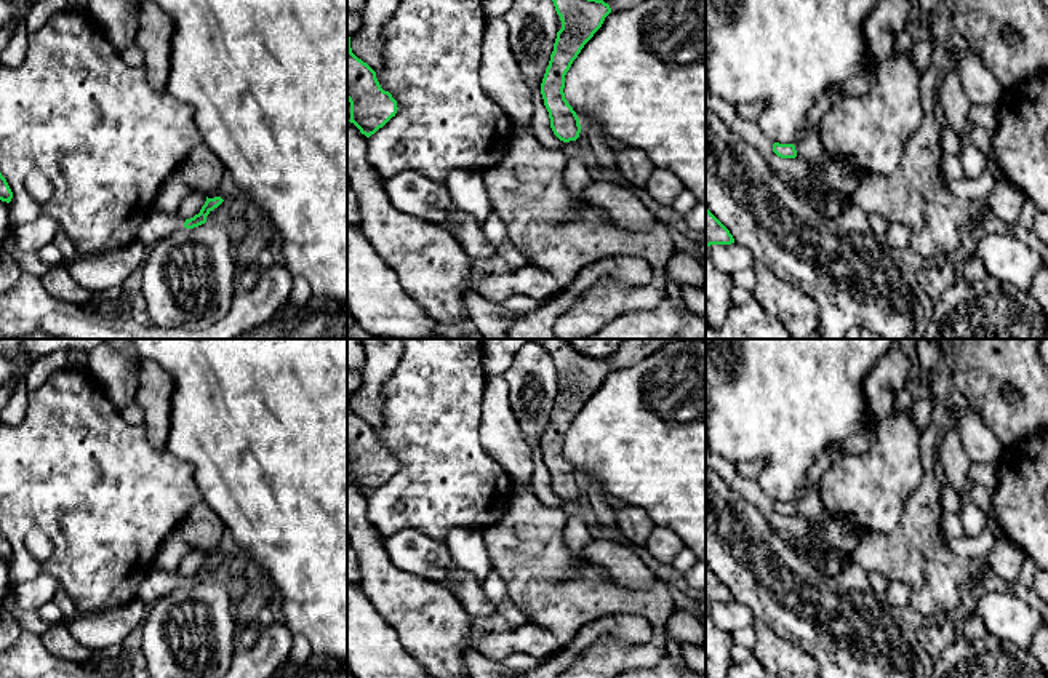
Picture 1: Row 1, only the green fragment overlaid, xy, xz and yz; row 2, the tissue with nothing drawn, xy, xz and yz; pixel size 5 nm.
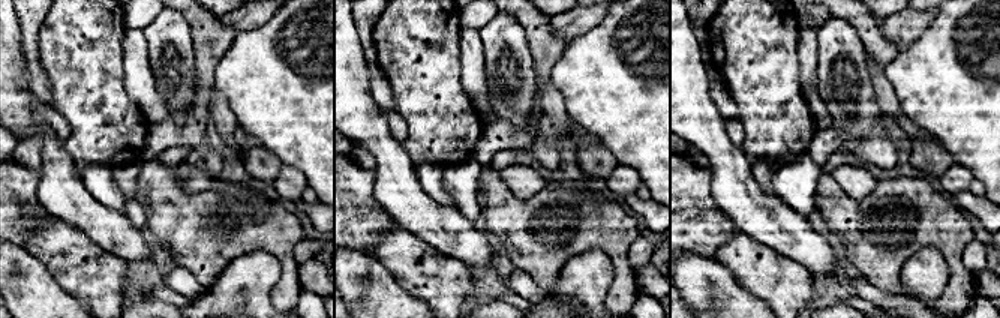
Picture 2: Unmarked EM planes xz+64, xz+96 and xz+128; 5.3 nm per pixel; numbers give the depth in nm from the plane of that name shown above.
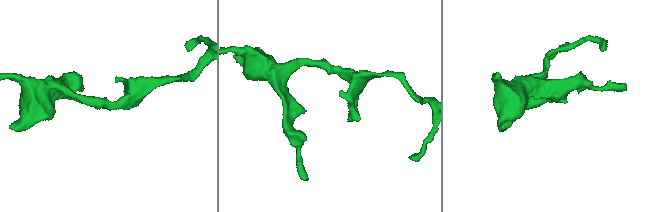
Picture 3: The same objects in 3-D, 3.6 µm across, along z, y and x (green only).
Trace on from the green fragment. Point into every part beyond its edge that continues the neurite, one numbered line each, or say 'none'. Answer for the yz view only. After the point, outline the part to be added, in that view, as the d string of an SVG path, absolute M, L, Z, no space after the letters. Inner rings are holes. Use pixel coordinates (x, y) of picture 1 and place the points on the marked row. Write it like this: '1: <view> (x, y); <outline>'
none

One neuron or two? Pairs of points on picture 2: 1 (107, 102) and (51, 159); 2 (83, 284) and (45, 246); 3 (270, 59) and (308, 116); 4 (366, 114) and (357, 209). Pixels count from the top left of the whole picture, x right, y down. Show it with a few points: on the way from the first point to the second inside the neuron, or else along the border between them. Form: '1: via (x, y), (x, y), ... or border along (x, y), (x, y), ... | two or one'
1: border along (57, 140), (72, 168), (80, 176) | two
2: via (75, 275), (54, 254) | one
3: via (284, 72), (308, 96), (308, 102) | one
4: border along (374, 171), (374, 198), (381, 206) | two

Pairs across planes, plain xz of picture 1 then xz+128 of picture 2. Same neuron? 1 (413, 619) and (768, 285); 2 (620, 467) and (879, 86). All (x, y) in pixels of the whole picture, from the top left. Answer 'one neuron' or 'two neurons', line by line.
1: one neuron
2: two neurons

